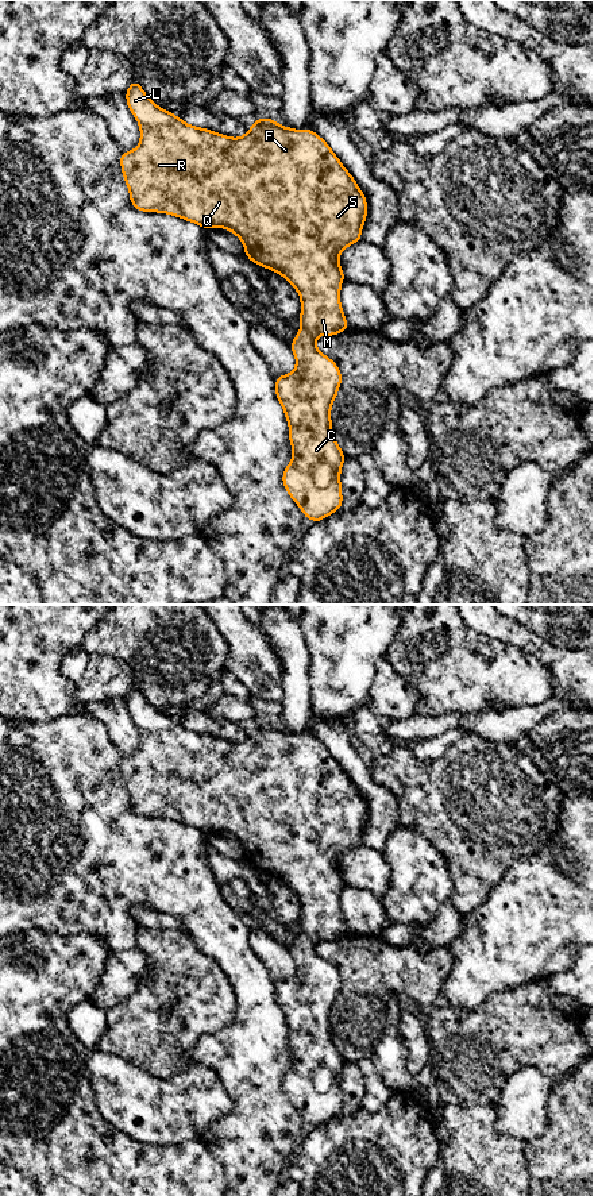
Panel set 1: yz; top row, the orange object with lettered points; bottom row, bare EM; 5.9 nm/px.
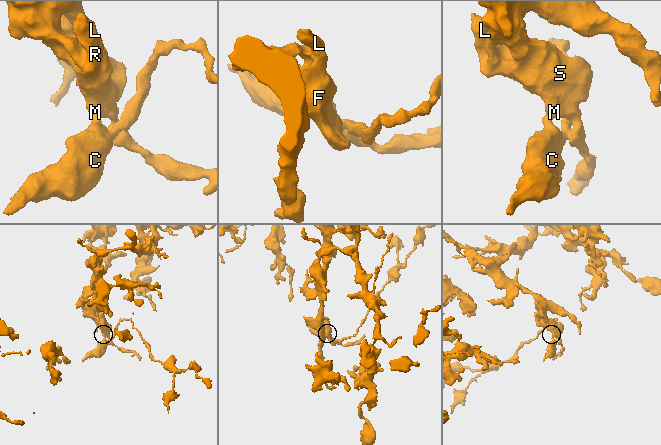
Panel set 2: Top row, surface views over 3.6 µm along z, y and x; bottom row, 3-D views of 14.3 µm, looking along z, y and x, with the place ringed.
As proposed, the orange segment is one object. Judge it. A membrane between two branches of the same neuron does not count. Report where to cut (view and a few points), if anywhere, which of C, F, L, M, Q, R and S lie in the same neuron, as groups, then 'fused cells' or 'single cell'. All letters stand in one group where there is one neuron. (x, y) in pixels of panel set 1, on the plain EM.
cut in yz along (301, 930), (313, 942); C / F L M Q R S; fused cells

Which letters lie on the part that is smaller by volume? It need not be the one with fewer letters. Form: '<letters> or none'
C

